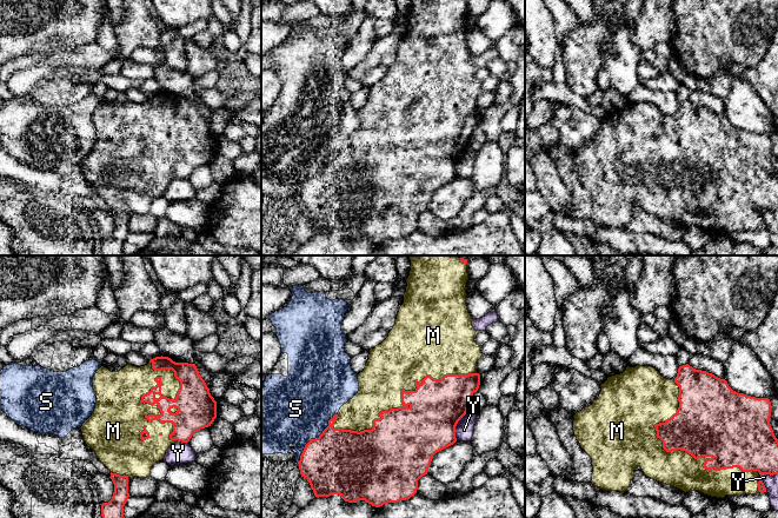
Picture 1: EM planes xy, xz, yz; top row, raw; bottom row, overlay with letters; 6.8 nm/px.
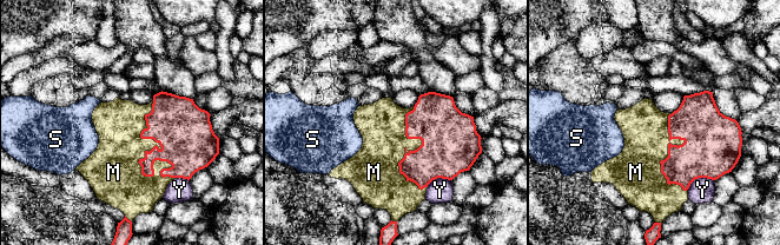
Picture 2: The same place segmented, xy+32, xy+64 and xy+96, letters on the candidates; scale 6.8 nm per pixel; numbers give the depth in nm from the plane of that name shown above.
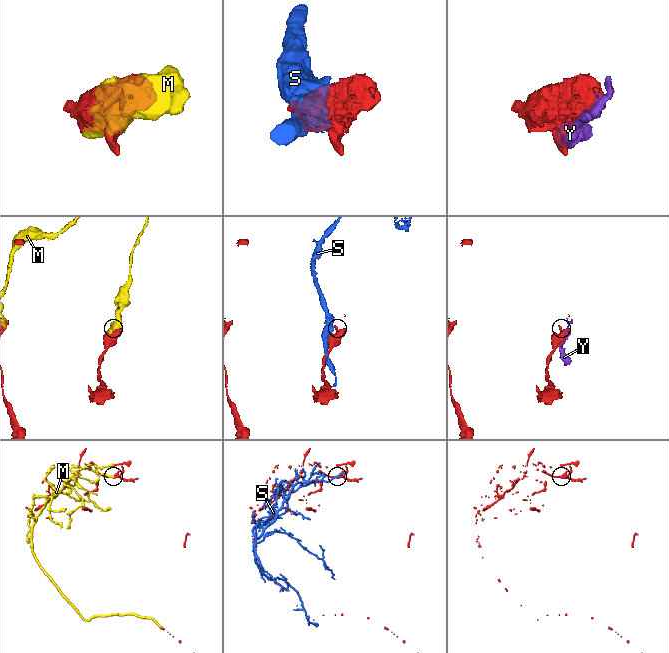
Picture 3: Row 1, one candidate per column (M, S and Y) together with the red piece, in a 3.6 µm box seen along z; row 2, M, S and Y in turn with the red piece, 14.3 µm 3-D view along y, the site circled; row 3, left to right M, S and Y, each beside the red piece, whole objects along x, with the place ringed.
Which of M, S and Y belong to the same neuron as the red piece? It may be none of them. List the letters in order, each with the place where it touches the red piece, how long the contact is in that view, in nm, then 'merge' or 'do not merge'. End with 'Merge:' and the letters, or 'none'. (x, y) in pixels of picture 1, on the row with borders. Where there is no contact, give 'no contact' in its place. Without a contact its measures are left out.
M: xy (150, 391) | 600 nm | merge
S: xz (316, 438) | 440 nm | do not merge
Y: yz (762, 475) | 150 nm | do not merge
Merge: M

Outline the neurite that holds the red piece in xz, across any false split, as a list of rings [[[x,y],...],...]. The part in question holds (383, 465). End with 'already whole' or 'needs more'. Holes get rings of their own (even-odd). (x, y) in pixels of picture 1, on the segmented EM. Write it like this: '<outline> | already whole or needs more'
[[[410,255],[410,260],[411,271],[406,279],[407,287],[395,324],[390,331],[388,337],[381,344],[370,350],[366,366],[364,371],[358,374],[358,393],[344,404],[339,412],[328,420],[328,426],[318,438],[311,439],[305,445],[300,456],[298,463],[300,474],[307,479],[315,497],[339,494],[345,502],[357,503],[358,500],[365,500],[375,507],[410,499],[417,493],[418,480],[427,474],[433,456],[457,441],[456,426],[466,414],[473,393],[479,388],[480,374],[477,372],[477,361],[481,358],[483,353],[480,346],[474,341],[477,331],[472,326],[473,319],[466,306],[466,283],[468,280],[467,259],[458,258],[457,255]]] | needs more

